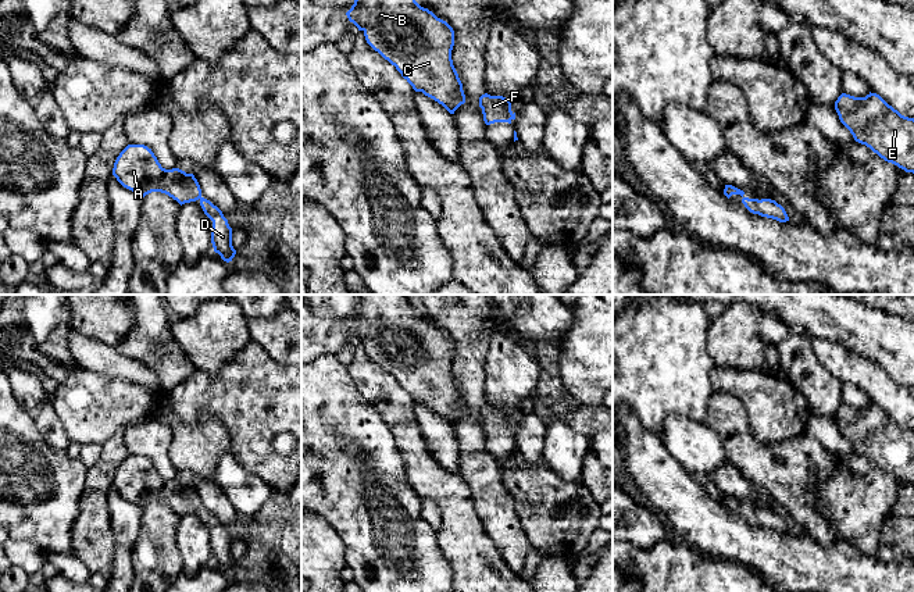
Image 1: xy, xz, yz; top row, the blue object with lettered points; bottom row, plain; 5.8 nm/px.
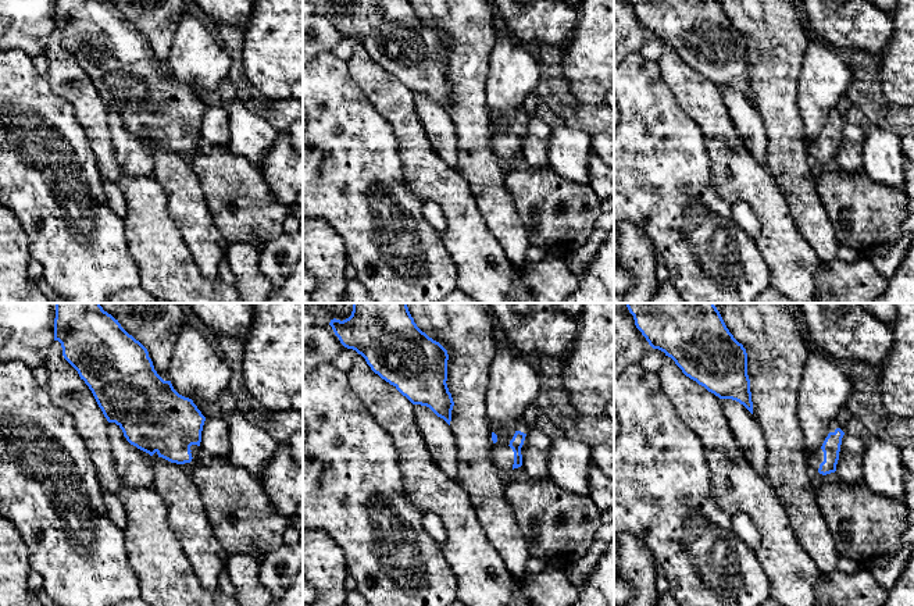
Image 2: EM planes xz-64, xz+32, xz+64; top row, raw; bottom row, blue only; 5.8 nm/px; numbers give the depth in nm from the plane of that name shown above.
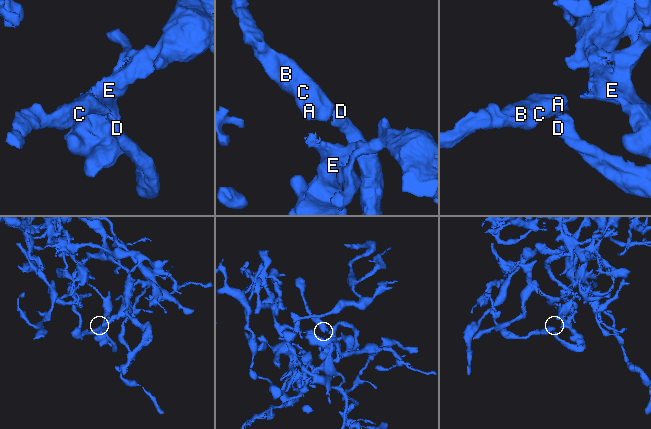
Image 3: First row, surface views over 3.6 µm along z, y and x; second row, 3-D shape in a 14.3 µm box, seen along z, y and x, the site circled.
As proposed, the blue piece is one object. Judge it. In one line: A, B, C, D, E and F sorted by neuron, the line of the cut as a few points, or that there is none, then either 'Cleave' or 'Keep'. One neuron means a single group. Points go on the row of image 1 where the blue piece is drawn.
Groups: A B C D E F. No split. Keep

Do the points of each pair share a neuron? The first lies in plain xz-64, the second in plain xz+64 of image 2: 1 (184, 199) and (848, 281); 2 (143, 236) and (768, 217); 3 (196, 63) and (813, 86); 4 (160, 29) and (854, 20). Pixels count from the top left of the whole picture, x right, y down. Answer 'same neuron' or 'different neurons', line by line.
1: different neurons
2: same neuron
3: same neuron
4: different neurons

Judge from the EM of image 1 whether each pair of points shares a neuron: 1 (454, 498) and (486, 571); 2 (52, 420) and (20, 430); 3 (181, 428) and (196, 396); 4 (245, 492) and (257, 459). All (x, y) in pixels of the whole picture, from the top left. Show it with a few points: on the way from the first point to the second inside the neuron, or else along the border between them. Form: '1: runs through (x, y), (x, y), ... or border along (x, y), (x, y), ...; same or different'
1: runs through (459, 516), (461, 538), (471, 553); same
2: border along (15, 399), (28, 413), (39, 432), (57, 449); different
3: border along (163, 405), (186, 424), (215, 420); different
4: border along (229, 452), (275, 492); different

